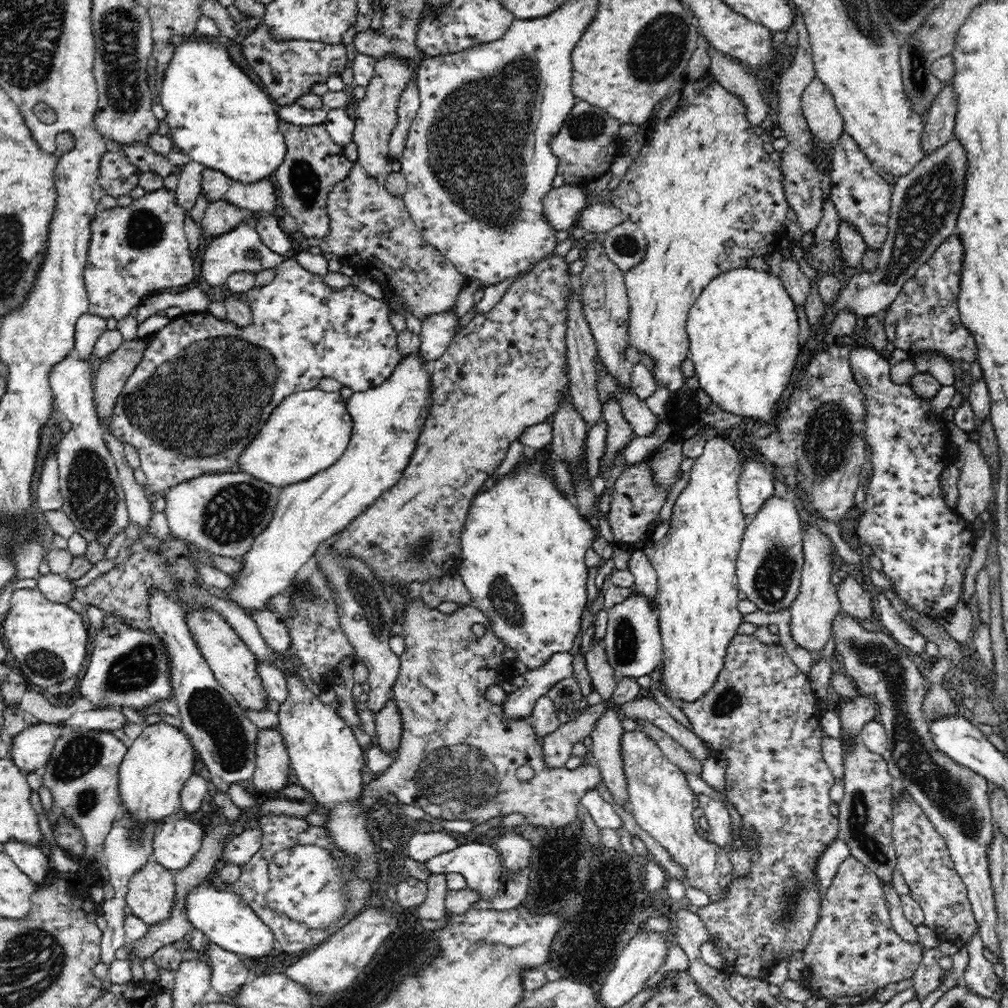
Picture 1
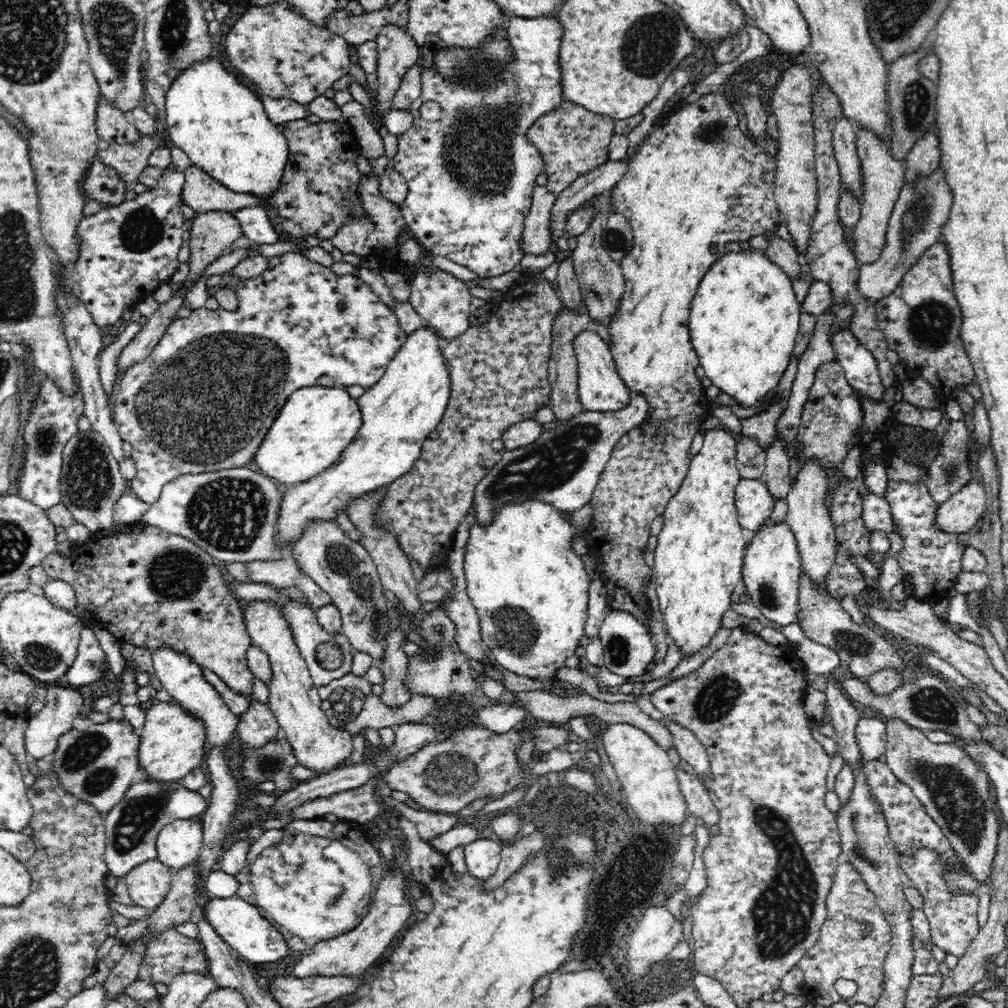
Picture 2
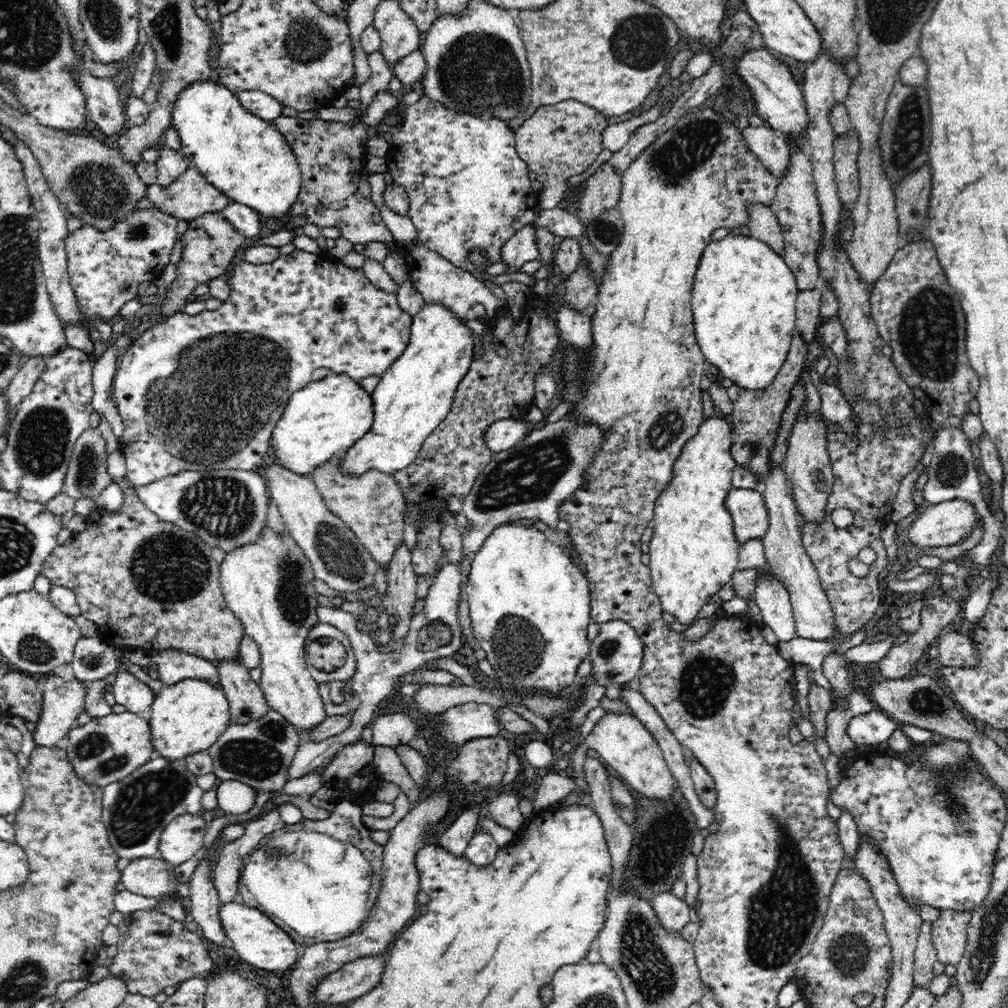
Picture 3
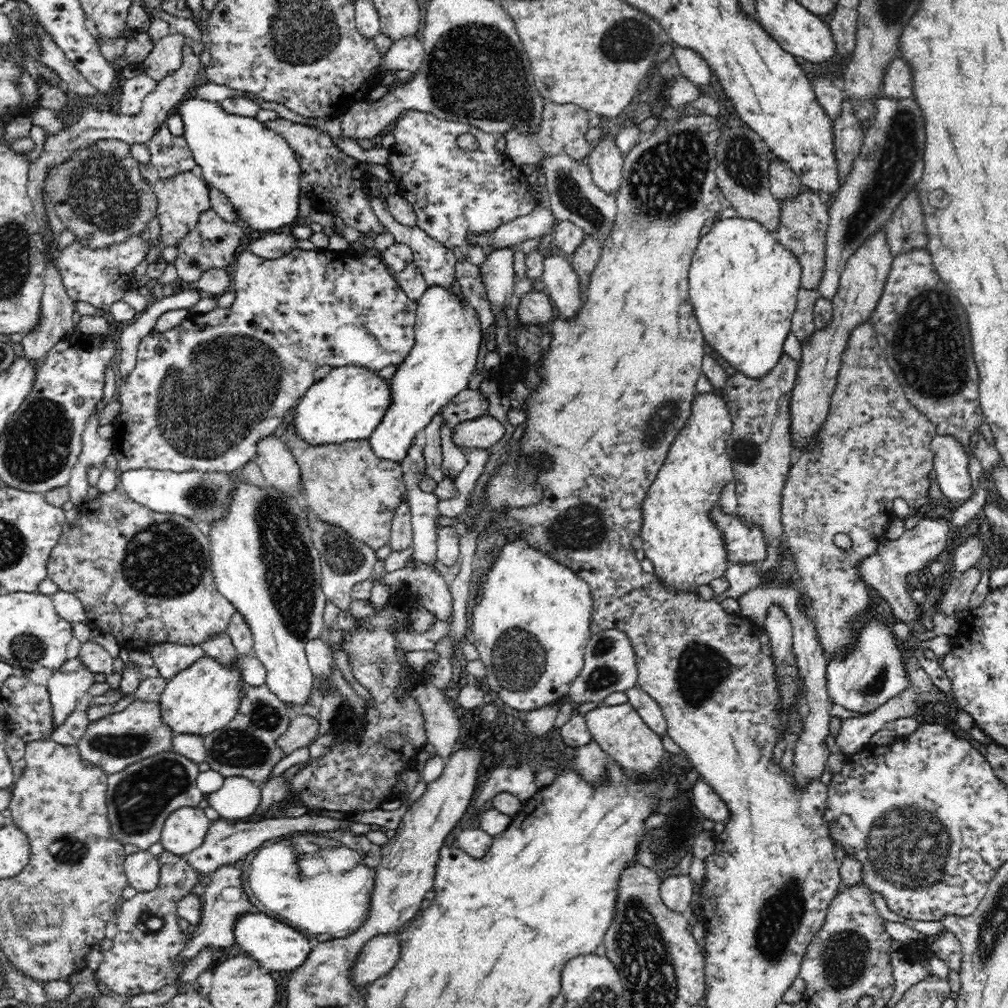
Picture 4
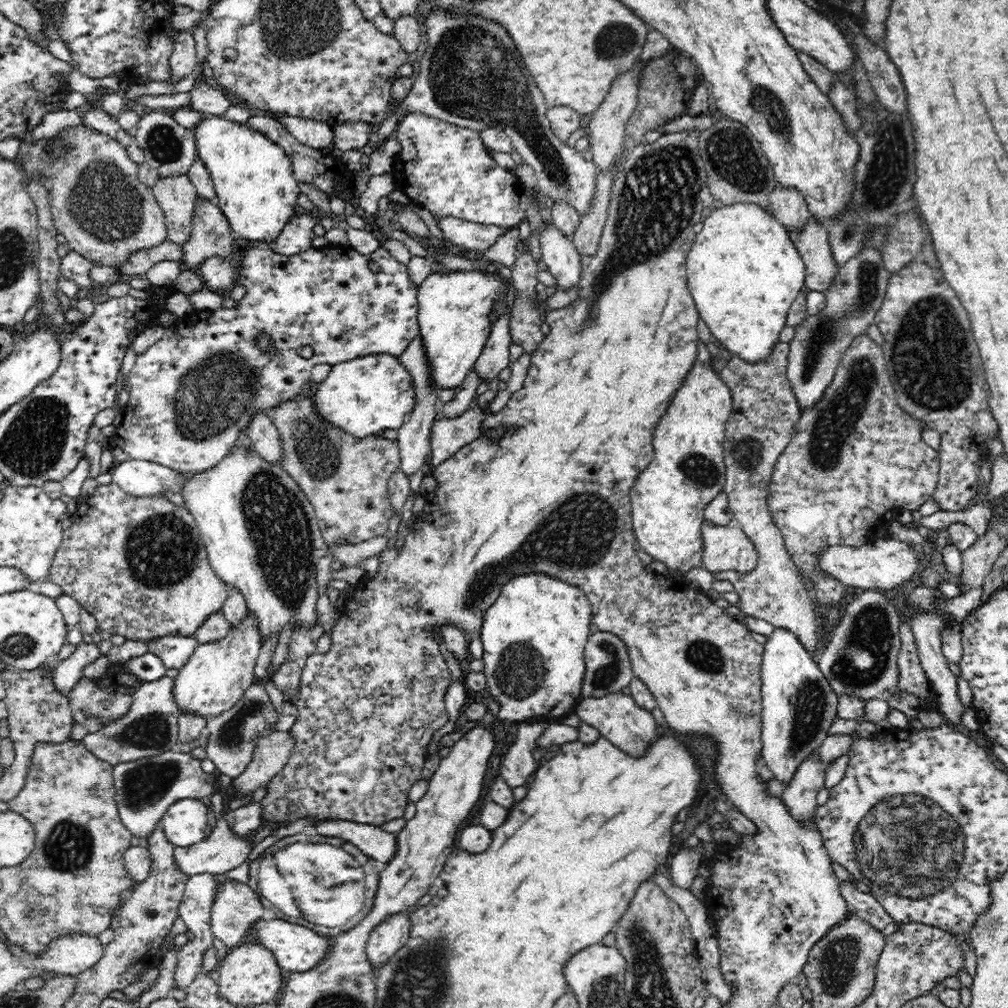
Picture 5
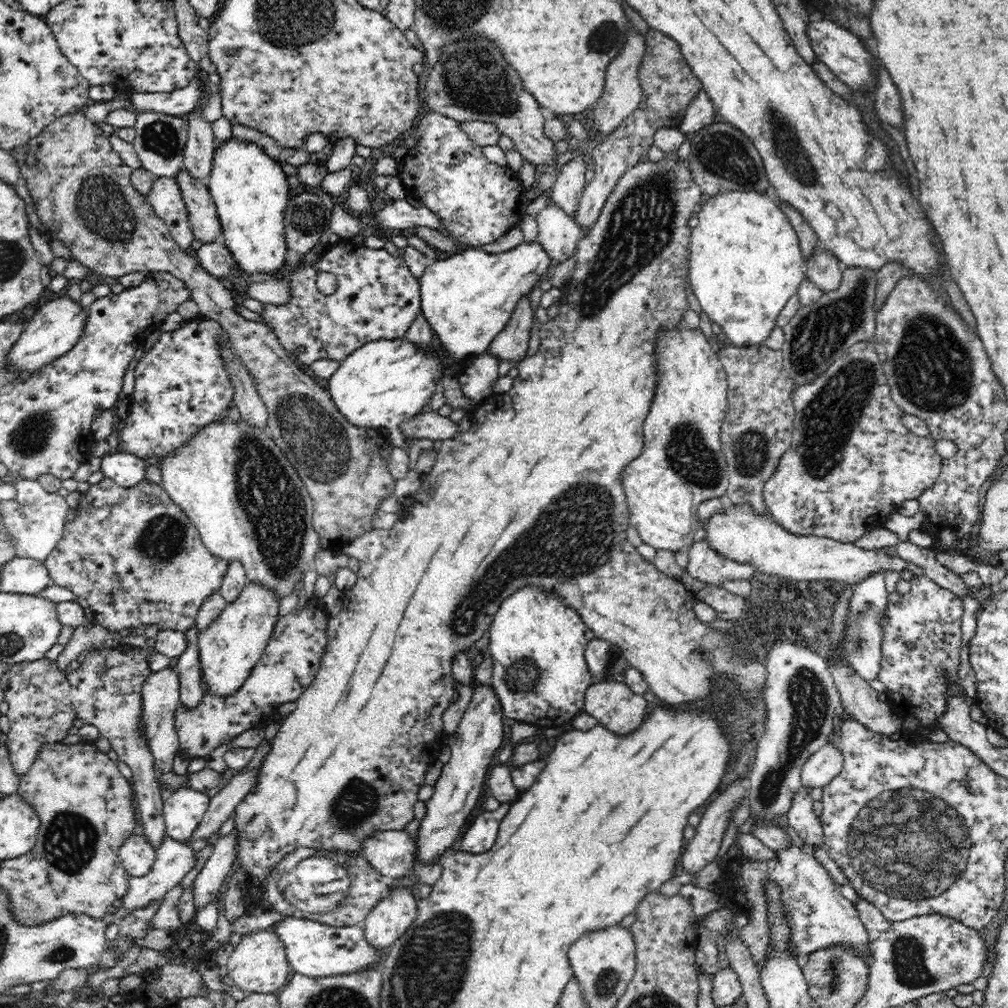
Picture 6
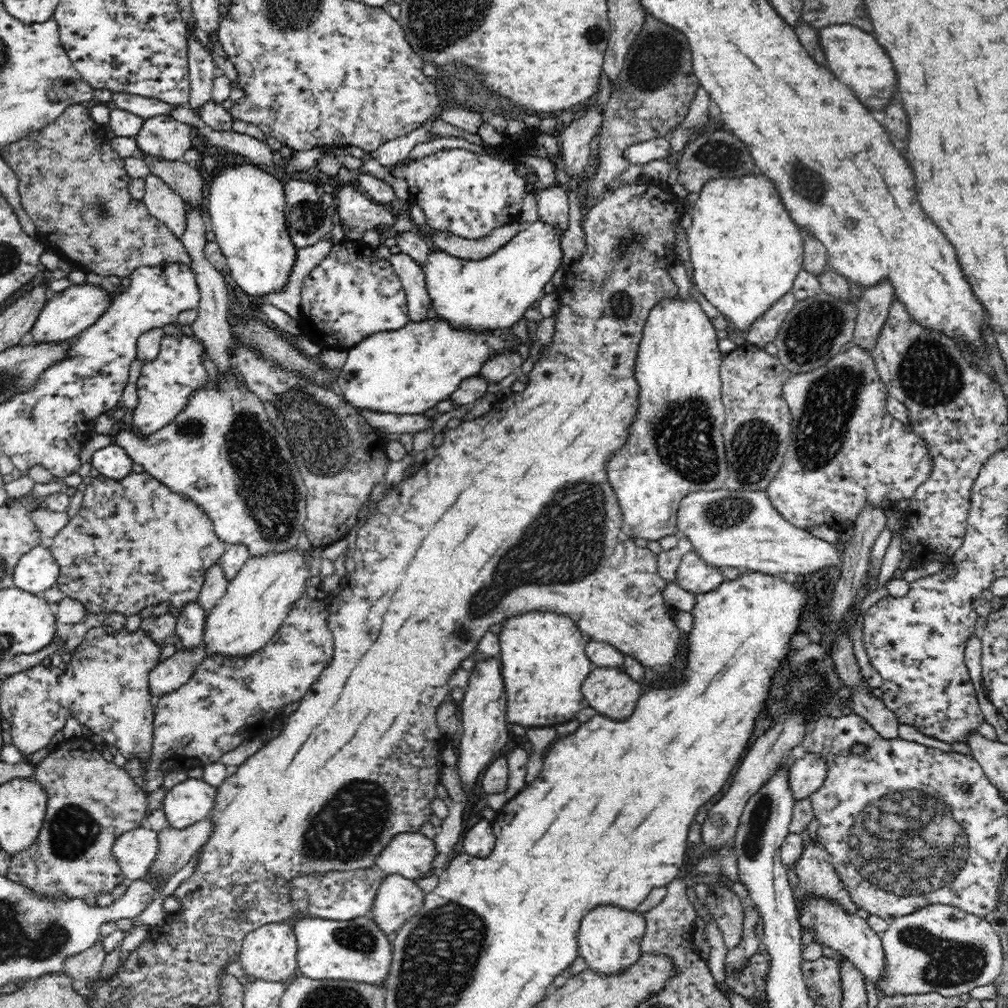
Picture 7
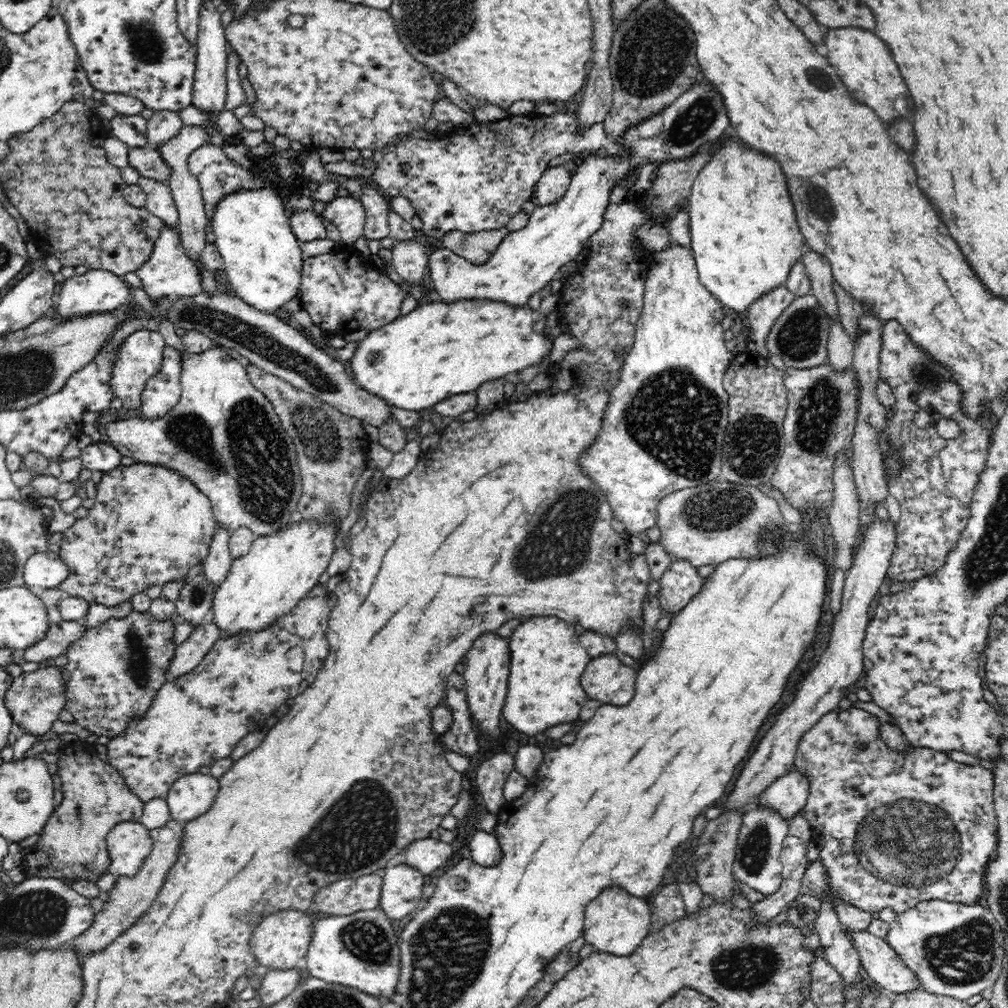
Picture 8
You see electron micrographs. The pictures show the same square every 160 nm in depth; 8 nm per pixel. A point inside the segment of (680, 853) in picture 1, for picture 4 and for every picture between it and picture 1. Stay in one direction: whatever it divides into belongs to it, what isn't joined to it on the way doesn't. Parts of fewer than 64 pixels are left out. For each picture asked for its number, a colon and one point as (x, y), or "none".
2: (648, 777)
3: (626, 746)
4: (621, 732)

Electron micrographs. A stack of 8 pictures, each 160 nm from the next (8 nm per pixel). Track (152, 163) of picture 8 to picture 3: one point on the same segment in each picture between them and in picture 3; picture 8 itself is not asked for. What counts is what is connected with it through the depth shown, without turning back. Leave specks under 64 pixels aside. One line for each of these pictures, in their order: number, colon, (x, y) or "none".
3: (210, 242)
4: (212, 243)
5: (211, 235)
6: (203, 218)
7: (183, 178)

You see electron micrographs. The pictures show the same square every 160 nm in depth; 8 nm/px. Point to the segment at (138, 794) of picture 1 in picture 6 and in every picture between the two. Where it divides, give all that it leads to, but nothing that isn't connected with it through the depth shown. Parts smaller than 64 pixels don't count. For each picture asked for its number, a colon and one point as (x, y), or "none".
2: (172, 743)
3: (187, 717)
4: (206, 696)
5: (217, 674)
6: (232, 645)

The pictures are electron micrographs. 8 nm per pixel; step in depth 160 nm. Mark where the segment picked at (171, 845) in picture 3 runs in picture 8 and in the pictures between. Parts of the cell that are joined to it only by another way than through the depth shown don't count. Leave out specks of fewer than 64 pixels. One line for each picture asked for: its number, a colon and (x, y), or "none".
4: (185, 829)
5: (184, 824)
6: (183, 809)
7: (191, 800)
8: (191, 795)

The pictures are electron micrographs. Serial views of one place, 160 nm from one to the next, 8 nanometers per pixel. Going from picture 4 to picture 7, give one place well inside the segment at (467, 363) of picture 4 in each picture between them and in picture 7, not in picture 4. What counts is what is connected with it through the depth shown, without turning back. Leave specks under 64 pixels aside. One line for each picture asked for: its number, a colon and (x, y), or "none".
5: (454, 312)
6: (468, 298)
7: (494, 292)

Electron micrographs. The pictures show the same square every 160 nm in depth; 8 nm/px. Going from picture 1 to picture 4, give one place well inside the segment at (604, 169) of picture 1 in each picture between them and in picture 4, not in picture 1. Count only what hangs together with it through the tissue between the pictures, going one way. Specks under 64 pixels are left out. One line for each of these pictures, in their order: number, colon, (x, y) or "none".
2: (573, 140)
3: (560, 140)
4: (562, 130)

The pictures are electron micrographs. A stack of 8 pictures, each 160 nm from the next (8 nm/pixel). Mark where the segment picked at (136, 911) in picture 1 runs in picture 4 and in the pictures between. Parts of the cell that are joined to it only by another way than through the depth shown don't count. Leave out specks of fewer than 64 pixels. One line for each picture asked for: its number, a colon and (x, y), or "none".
2: (148, 883)
3: (149, 877)
4: (142, 869)

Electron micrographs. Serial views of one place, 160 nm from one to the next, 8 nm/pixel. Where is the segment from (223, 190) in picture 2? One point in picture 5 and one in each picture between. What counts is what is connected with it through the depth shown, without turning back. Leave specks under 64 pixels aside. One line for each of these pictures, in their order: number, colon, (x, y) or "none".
3: (190, 196)
4: (181, 199)
5: (176, 195)

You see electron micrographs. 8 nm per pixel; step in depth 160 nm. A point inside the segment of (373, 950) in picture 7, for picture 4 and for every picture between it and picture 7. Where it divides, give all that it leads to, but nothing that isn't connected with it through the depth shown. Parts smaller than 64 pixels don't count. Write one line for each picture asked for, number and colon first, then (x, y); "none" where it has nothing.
4: (278, 947)
5: (297, 948)
6: (313, 949)

